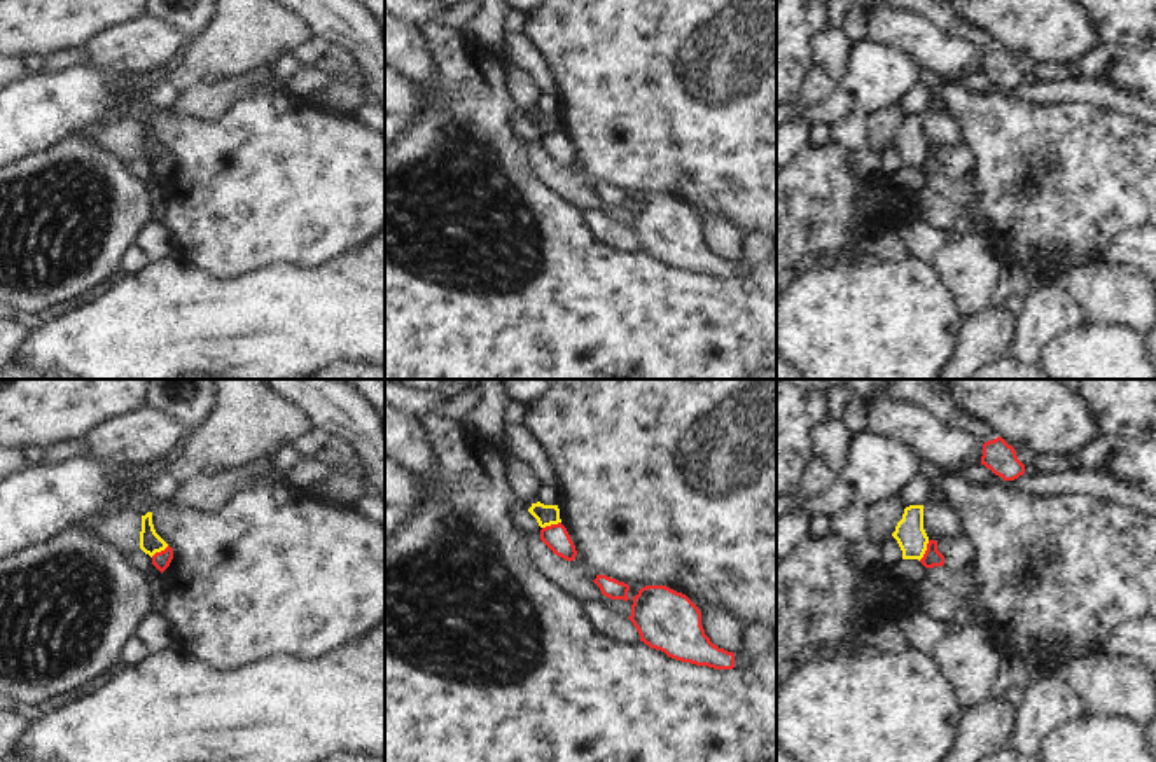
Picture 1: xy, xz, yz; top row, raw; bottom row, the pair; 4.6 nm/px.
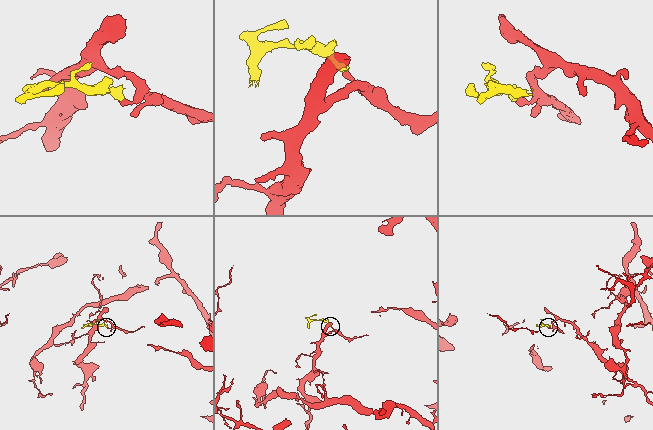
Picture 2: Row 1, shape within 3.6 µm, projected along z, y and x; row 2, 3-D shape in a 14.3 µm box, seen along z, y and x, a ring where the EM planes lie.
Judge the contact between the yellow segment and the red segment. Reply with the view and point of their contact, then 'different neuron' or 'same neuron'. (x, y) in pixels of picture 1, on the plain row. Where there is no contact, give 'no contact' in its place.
meets yellow in yz at (924, 159); different neuron

